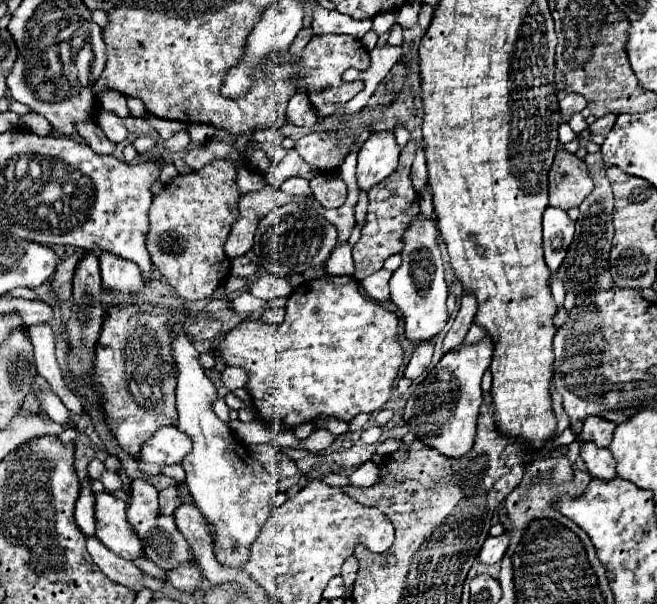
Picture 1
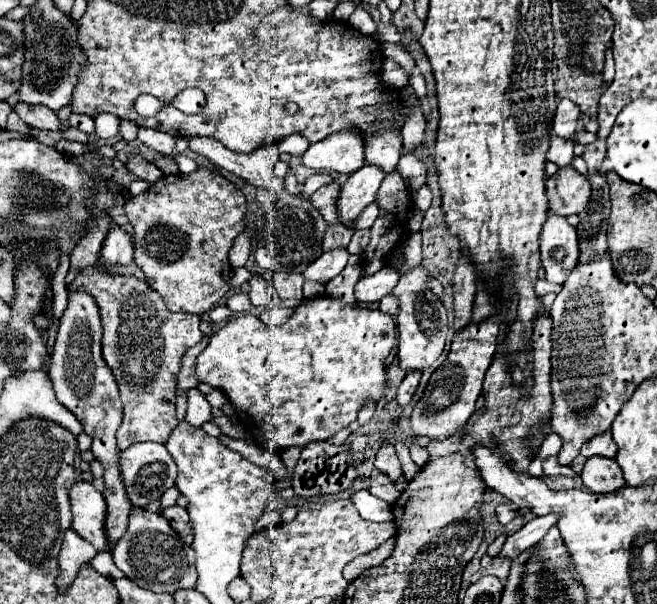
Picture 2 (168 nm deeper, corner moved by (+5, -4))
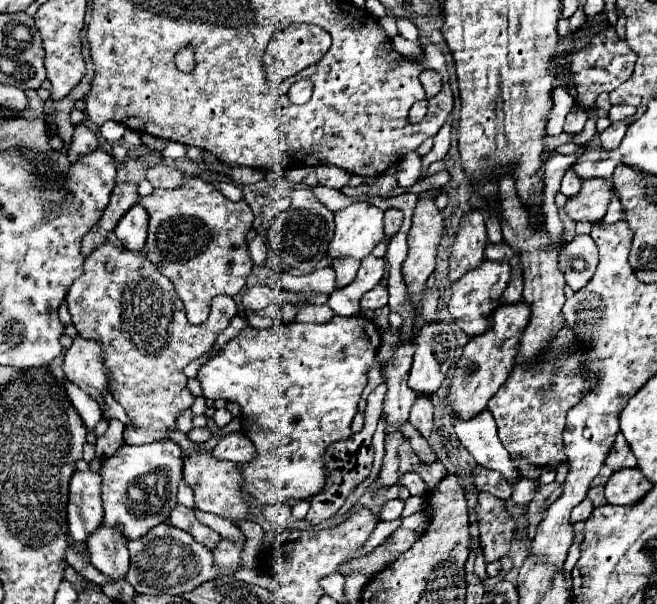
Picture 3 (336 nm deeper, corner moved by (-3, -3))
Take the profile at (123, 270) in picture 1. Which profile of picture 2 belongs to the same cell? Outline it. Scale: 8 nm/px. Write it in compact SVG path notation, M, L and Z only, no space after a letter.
M121 225L111 227L109 235L103 241L101 257L105 263L121 263L121 265L133 263L133 241L129 231L125 231Z

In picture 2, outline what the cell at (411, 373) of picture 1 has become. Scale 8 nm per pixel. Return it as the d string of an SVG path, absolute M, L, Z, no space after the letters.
M411 371L411 373L407 373L405 381L399 385L397 401L399 401L401 407L409 405L409 401L413 399L413 395L415 395L415 391L419 387L419 379L421 379L421 371Z

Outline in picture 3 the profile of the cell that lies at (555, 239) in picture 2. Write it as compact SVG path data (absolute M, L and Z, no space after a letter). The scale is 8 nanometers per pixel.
M577 234L571 242L563 242L559 250L559 270L573 290L579 290L589 282L595 266L597 246L589 234Z

